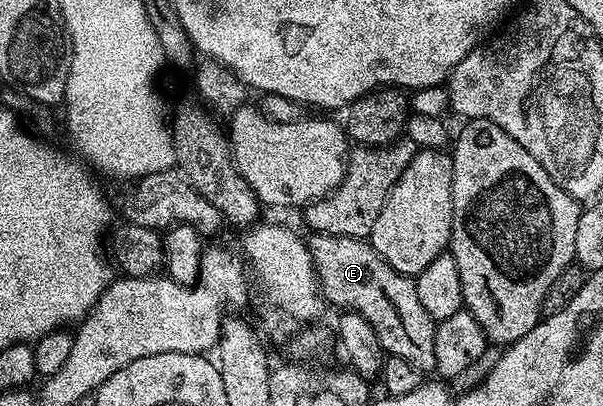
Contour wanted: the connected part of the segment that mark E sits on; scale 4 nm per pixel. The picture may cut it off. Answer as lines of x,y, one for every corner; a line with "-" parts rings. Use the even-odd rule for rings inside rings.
313,234
307,243
322,297
328,303
330,300
338,304
338,309
357,312
367,318
388,355
403,358
403,362
419,374
432,373
435,369
437,324
431,314
423,310
419,294
415,294
414,277
399,274
387,266
385,259
364,239

